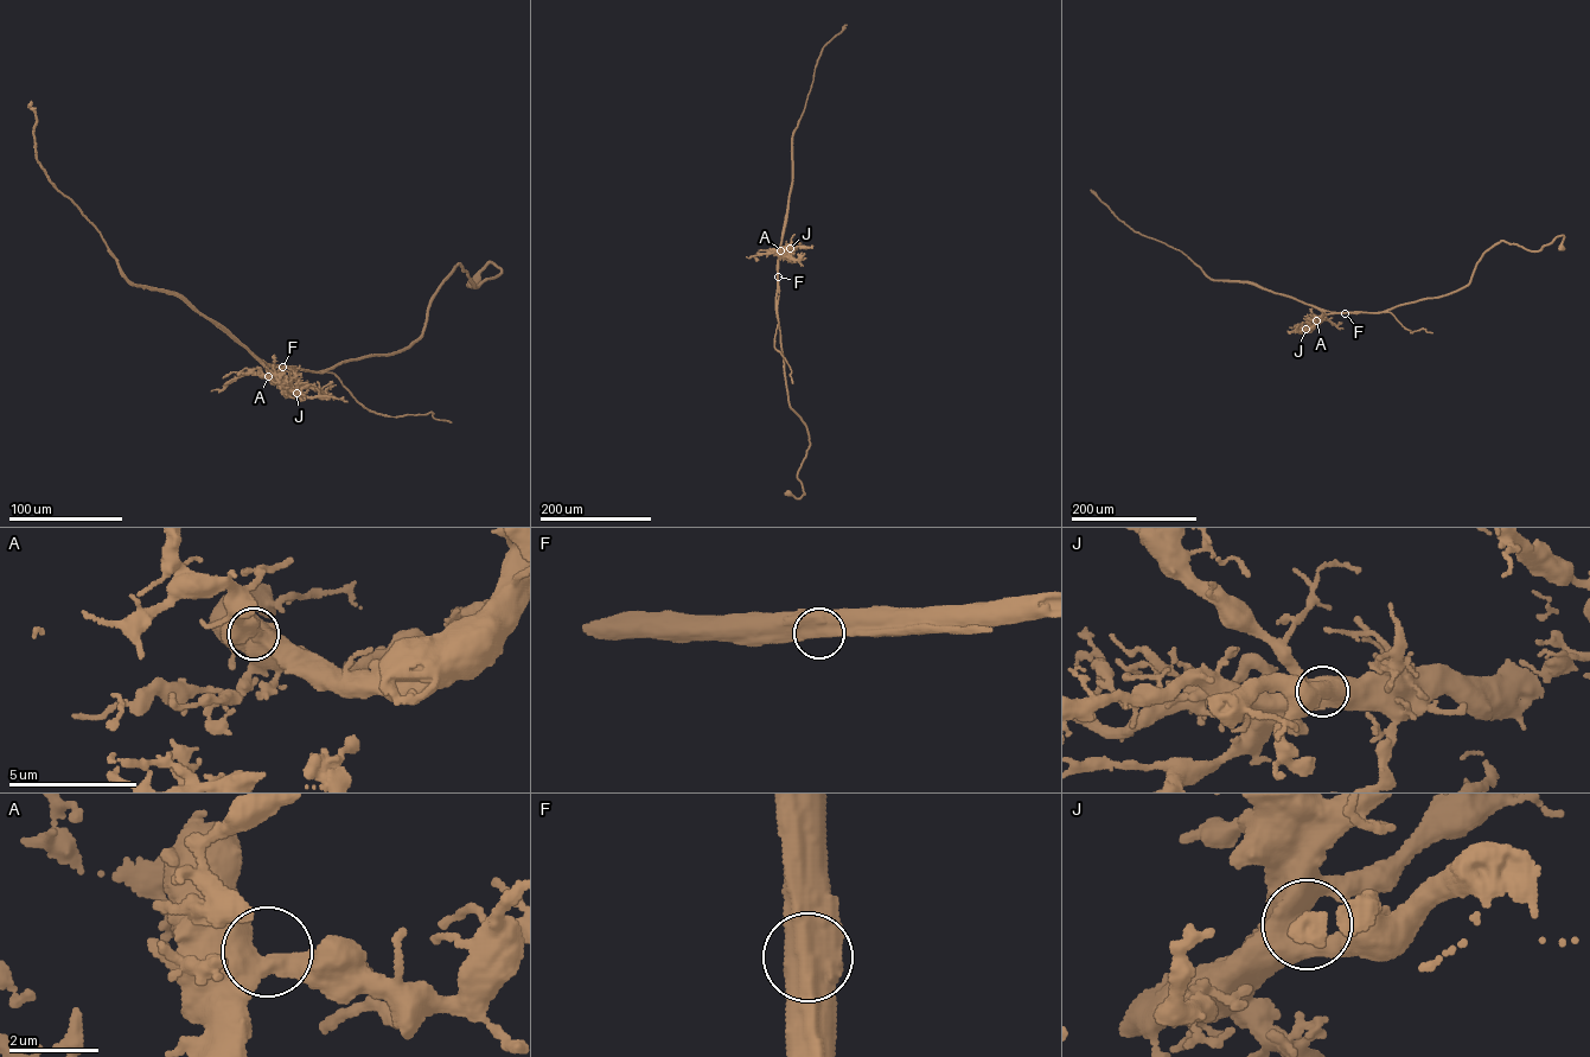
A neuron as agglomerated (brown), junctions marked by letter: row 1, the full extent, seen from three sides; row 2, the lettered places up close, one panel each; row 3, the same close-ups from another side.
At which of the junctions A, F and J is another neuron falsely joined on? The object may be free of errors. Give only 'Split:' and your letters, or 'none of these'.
Split: F

